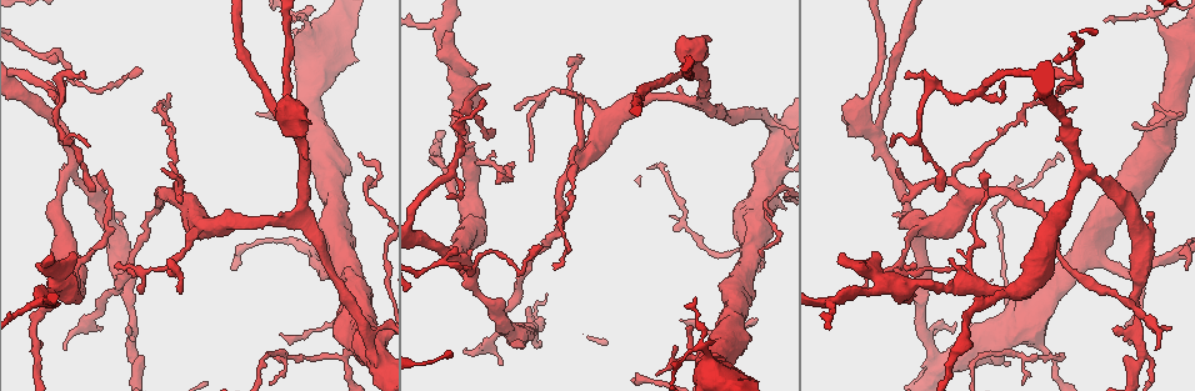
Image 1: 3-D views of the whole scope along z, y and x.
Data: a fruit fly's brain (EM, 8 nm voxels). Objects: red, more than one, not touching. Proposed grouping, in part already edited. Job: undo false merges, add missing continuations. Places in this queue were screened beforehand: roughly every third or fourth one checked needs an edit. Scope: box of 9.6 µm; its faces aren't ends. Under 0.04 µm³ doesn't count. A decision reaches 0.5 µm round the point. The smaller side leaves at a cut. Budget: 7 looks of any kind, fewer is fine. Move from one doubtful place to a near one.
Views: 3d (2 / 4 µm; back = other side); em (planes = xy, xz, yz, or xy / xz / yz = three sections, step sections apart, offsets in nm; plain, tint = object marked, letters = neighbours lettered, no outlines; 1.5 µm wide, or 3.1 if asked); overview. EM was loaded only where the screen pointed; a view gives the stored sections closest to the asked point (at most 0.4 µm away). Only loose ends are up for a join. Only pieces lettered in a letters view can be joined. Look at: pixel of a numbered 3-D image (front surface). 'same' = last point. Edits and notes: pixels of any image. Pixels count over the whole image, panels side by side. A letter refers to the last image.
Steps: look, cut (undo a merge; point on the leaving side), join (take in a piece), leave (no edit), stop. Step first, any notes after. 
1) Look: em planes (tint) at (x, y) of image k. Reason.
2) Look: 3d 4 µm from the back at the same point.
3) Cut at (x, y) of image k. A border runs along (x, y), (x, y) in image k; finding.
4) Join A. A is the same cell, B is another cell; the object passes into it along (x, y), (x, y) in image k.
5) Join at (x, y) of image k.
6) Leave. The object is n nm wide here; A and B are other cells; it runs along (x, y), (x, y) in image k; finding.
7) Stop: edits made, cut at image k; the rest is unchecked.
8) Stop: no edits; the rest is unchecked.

Look: 3d 2 µm at (63, 88) of image 1. Sharp bend.

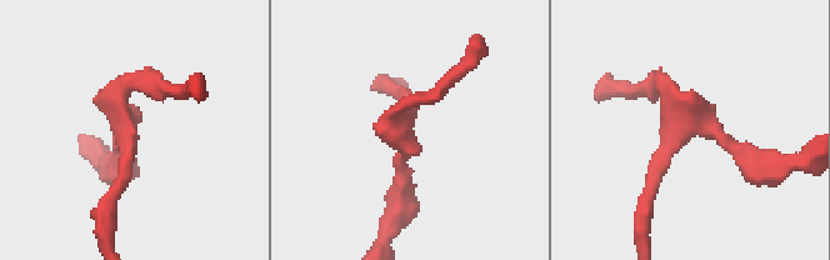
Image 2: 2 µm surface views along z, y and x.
Look: em xy step 8 (tint) at (401, 121) of image 2. Shape alone is not enough.

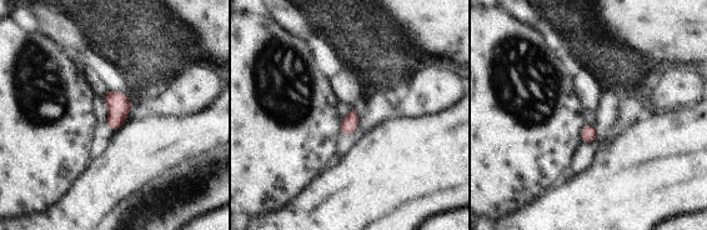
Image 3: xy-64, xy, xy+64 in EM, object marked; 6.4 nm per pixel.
Look: em planes (letters) at the same point.

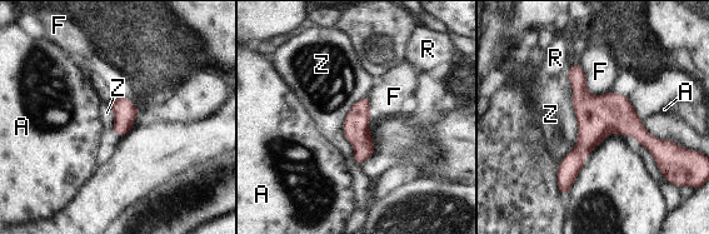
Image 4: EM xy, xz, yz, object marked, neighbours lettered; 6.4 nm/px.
Leave. A, F, R and Z are other cells; all the same cell.

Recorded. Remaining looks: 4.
Look: 3d 4 µm at (891, 145) of image 1. An open end.

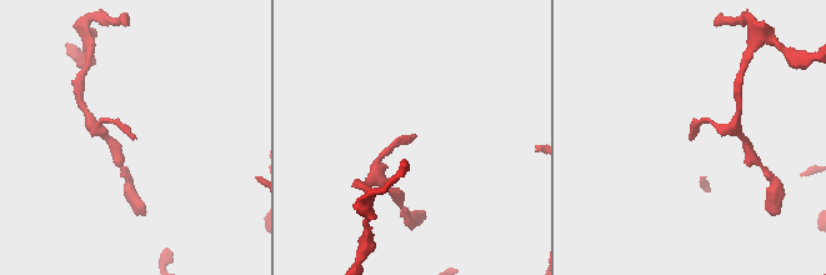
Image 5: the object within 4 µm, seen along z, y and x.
Look: em 3.1 µm planes (tint) at (413, 135) of image 5. Now the EM.

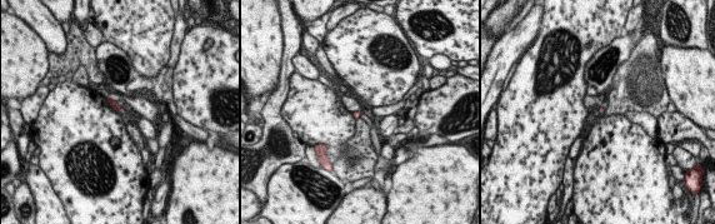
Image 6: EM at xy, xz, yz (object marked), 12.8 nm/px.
Look: em 3.1 µm planes (letters) at the same point.

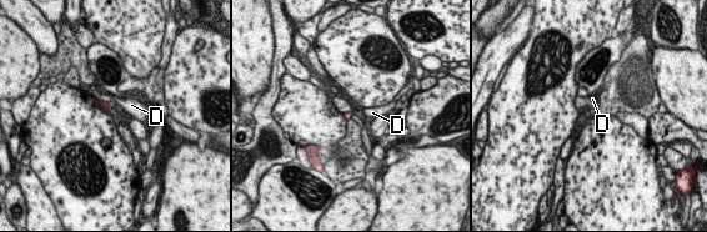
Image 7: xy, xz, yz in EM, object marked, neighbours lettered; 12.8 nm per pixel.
Leave. The object is 70 nm wide here; D is another cell; no lettered piece goes on from it.

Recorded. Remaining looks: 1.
Look: em planes (letters) at (294, 18) of image 1. Tapers out.

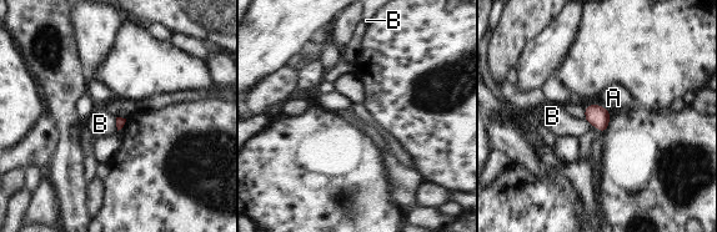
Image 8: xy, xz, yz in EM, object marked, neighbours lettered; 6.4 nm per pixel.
Leave. The object is 140 nm wide here; A and B are other cells; a border runs along (115, 117), (118, 130) in image 8; no lettered piece goes on from it.

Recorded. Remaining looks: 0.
Stop: no edits; the rest is unchecked.

